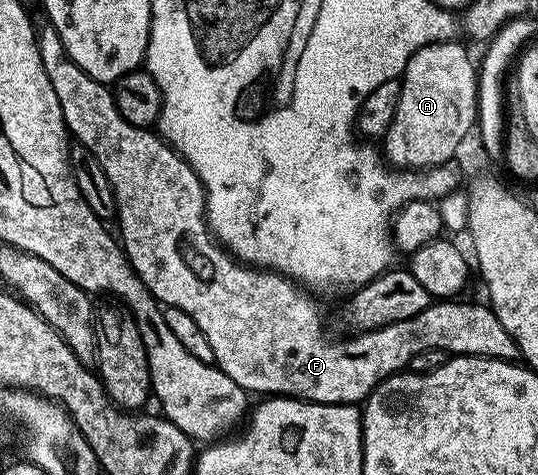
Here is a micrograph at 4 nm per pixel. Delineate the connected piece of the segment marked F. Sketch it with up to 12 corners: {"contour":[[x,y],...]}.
{"contour":[[37,35],[120,245],[251,395],[365,403],[412,356],[519,357],[438,300],[339,342],[317,297],[212,237],[194,169]]}

